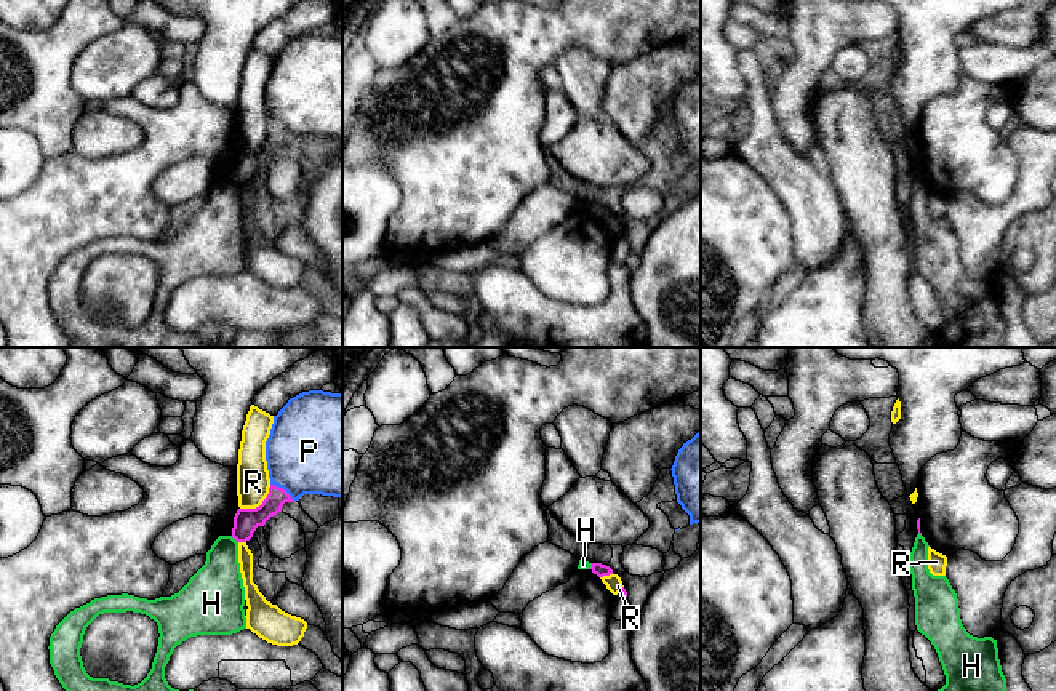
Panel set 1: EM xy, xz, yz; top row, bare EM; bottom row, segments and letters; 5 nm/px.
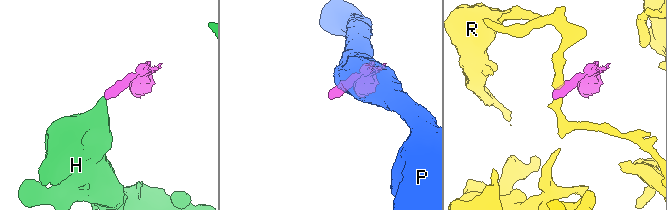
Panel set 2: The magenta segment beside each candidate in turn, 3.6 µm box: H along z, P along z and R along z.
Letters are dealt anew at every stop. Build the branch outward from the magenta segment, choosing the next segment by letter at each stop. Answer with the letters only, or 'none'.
none

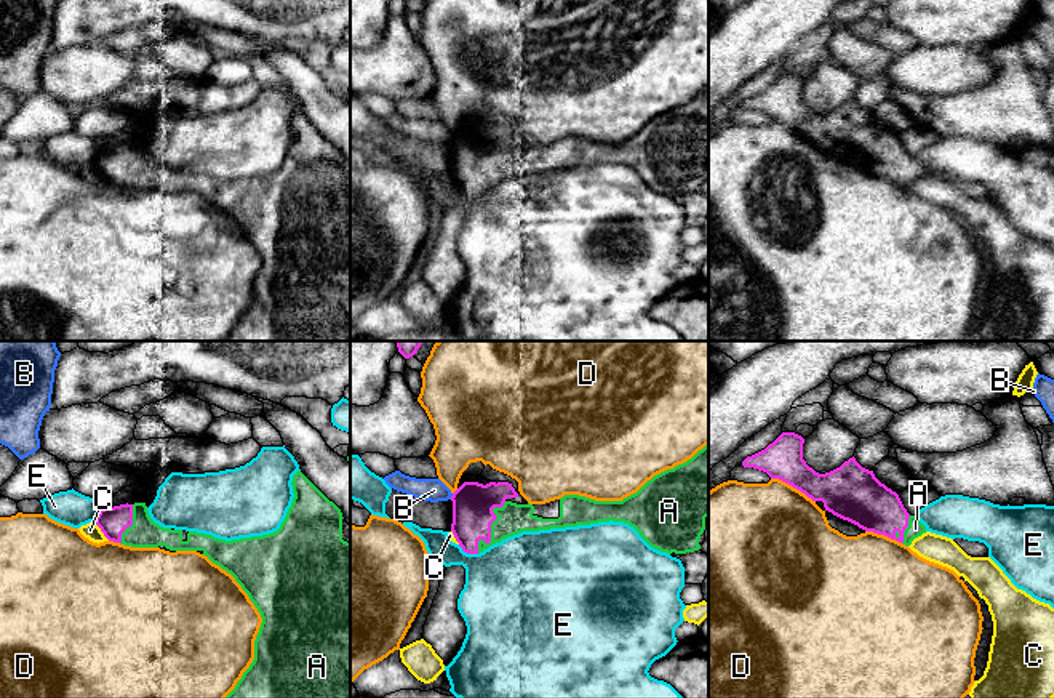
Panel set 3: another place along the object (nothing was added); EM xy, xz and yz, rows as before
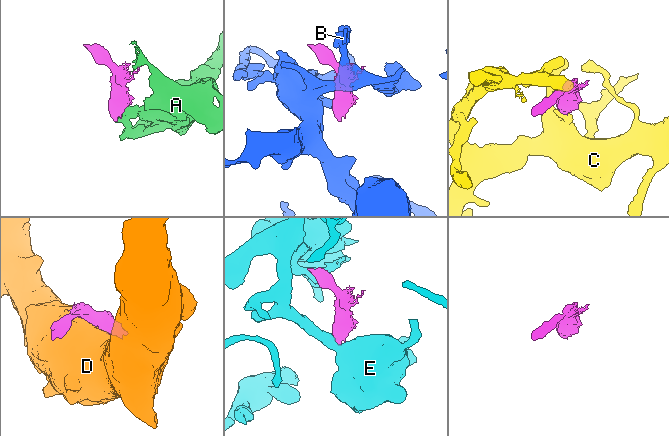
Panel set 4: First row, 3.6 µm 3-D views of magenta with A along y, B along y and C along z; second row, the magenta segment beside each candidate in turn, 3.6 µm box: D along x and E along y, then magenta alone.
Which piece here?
A

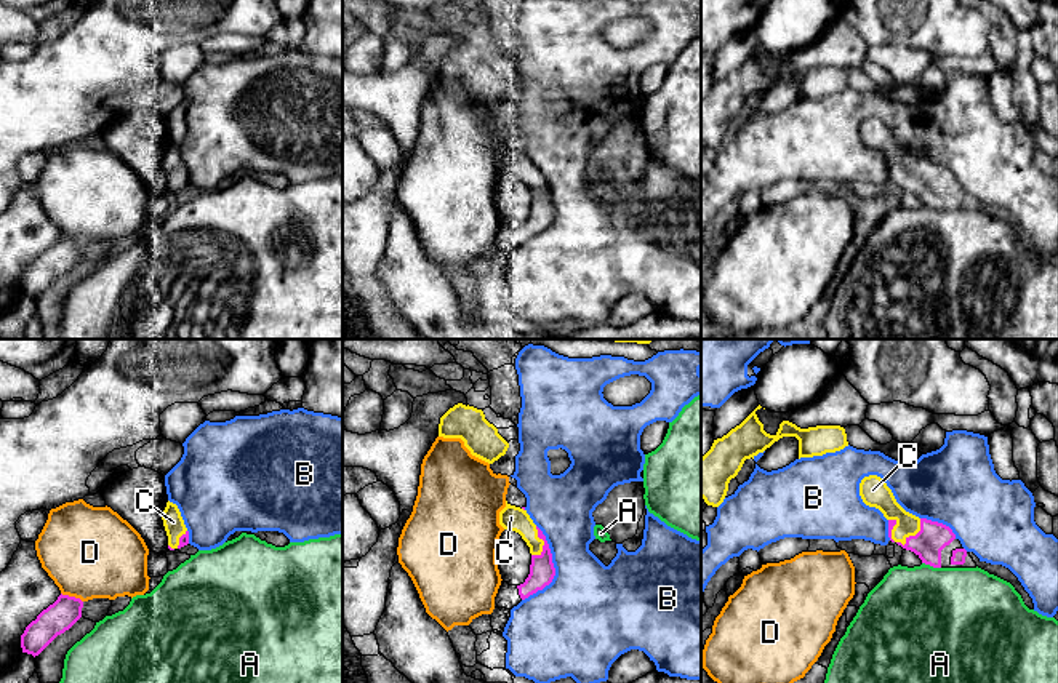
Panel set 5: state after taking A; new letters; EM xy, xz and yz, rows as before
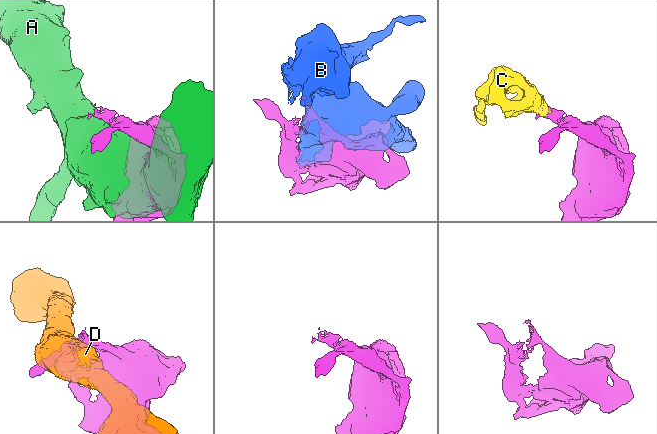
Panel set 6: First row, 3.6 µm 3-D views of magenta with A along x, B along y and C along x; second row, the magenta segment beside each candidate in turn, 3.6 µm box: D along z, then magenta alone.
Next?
C

